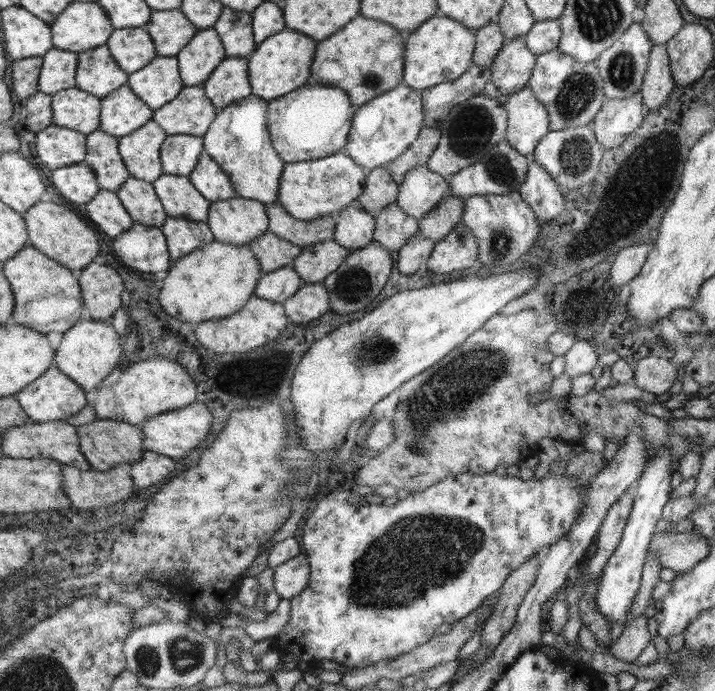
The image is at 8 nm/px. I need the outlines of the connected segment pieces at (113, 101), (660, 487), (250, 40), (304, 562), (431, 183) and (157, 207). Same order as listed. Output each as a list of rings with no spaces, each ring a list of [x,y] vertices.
[[[126,84],[103,99],[101,129],[122,138],[154,120],[156,111]]]
[[[661,449],[657,458],[648,463],[643,473],[634,483],[634,504],[632,512],[628,516],[628,522],[624,526],[623,535],[609,558],[608,564],[600,575],[601,586],[596,597],[600,613],[610,621],[610,626],[617,621],[624,624],[626,615],[632,607],[632,601],[641,586],[641,574],[646,564],[646,552],[652,542],[652,536],[656,532],[656,524],[662,519],[664,505],[670,500],[670,481],[672,480],[672,468],[670,468],[669,455]]]
[[[225,7],[215,29],[222,35],[230,57],[250,58],[259,47],[255,38],[254,13]]]
[[[302,554],[292,561],[285,562],[276,569],[275,586],[282,599],[293,601],[308,589],[314,568],[307,554]]]
[[[420,165],[412,169],[404,183],[401,184],[399,205],[410,215],[422,219],[436,209],[450,195],[451,183],[438,171],[428,165]]]
[[[133,174],[120,192],[122,201],[130,214],[148,226],[162,228],[169,220],[169,213],[157,193],[157,187],[146,179],[136,178]]]

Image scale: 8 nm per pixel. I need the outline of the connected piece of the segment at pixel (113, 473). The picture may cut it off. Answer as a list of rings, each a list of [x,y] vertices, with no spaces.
[[[64,465],[66,492],[72,499],[73,505],[80,509],[91,510],[91,508],[102,508],[114,506],[118,502],[130,500],[138,490],[134,480],[133,471],[130,465],[116,465],[110,471],[100,471],[92,469],[82,470],[80,467]]]

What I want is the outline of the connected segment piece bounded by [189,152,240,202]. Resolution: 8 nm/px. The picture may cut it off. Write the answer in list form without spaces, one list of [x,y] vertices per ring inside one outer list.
[[[210,153],[202,154],[197,169],[189,176],[198,190],[212,202],[230,200],[240,196],[233,179],[226,173],[224,167]]]

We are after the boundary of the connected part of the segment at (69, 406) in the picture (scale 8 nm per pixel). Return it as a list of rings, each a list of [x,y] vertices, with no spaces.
[[[57,364],[52,365],[48,373],[37,382],[28,385],[21,393],[18,393],[17,397],[33,422],[66,421],[70,416],[82,412],[88,406],[86,389],[77,380],[63,372]]]

